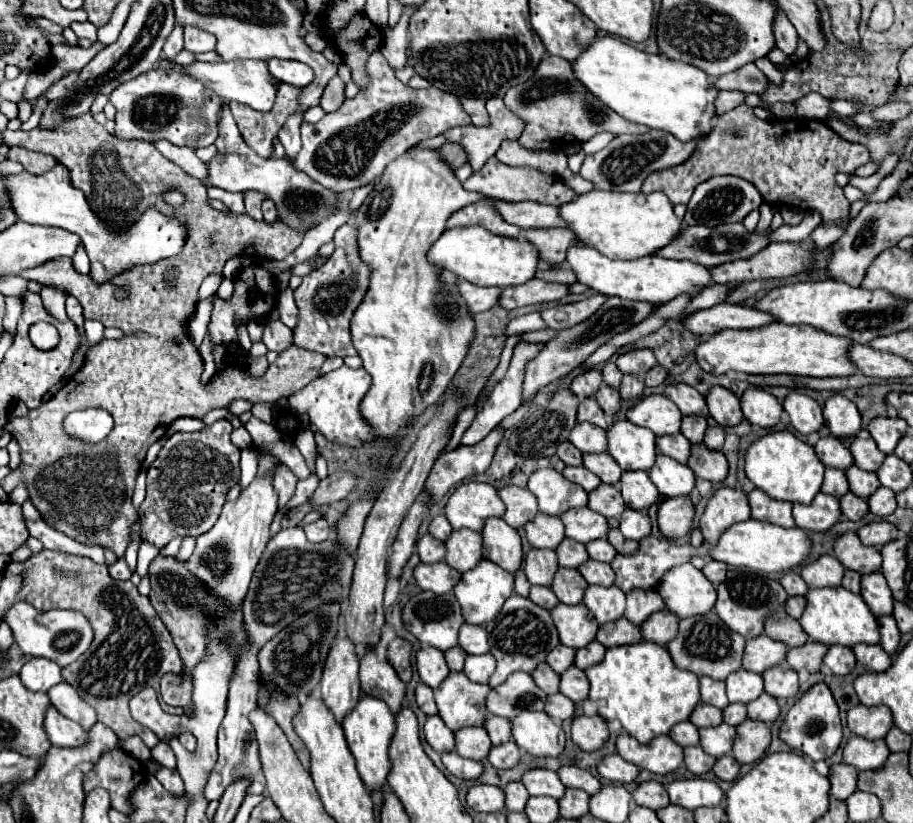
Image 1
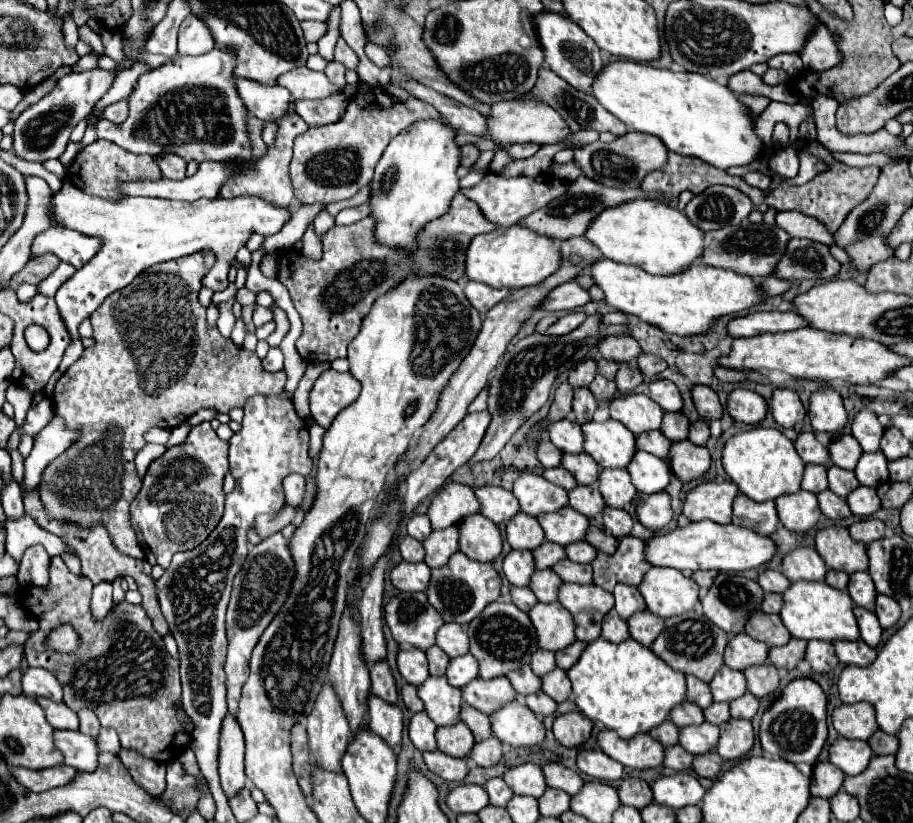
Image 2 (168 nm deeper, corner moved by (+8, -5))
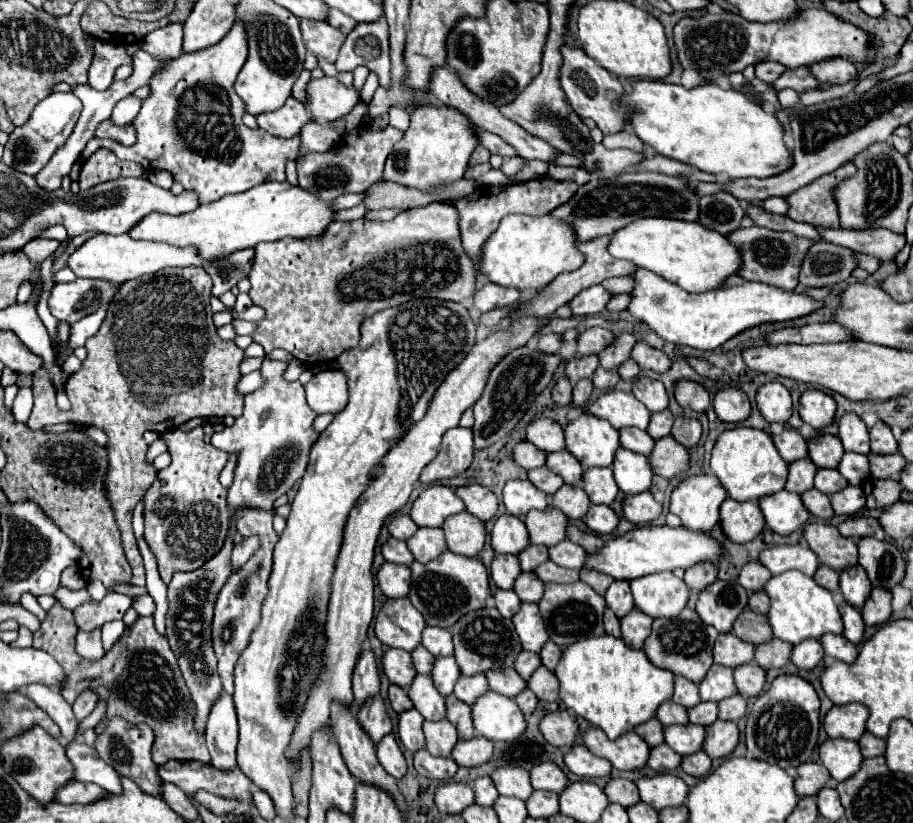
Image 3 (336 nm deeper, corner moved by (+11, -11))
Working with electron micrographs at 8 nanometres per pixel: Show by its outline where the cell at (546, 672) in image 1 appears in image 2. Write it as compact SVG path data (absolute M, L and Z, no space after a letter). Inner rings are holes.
M523 666L515 672L507 672L505 678L511 682L515 692L521 694L521 696L527 696L527 694L533 694L533 692L541 690L541 678L535 676L529 666Z

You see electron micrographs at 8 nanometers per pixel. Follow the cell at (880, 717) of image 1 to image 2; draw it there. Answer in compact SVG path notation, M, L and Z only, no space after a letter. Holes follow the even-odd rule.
M867 702L857 704L841 704L833 710L833 728L843 738L857 738L867 740L879 726L875 720L875 710Z

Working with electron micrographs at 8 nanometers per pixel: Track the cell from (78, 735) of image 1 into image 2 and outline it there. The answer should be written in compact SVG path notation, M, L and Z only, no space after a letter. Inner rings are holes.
M55 732L55 746L63 752L65 764L81 772L95 772L99 762L99 750L91 736L81 732Z

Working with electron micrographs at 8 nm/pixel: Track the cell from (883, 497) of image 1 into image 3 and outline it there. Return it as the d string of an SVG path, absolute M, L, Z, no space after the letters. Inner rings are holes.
M848 486L842 492L832 494L830 502L832 502L834 512L844 514L844 516L854 516L862 508L866 508L866 496L860 486Z

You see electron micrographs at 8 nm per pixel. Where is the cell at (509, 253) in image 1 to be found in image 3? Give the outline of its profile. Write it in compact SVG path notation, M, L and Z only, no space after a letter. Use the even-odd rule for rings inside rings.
M506 216L480 252L480 272L494 284L516 290L538 290L558 274L580 268L584 256L576 248L576 236L566 222L552 216Z

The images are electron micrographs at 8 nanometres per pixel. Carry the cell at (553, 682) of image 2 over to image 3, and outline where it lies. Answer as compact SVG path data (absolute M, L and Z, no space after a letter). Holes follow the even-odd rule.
M540 666L528 680L528 688L538 696L538 700L544 700L544 702L554 702L560 698L558 686L560 684L556 682L556 676L544 666Z

